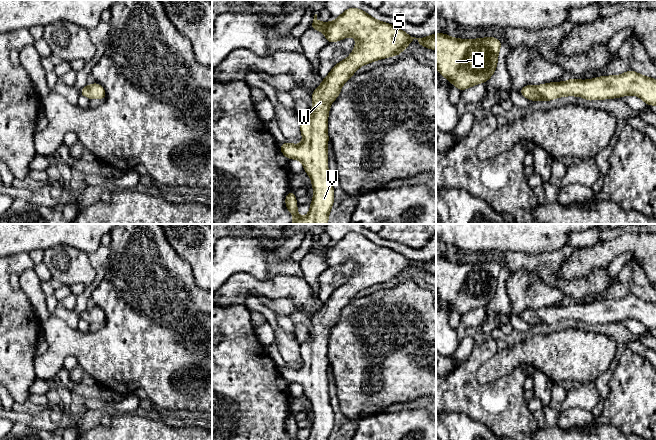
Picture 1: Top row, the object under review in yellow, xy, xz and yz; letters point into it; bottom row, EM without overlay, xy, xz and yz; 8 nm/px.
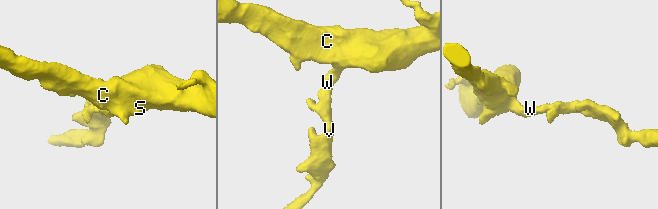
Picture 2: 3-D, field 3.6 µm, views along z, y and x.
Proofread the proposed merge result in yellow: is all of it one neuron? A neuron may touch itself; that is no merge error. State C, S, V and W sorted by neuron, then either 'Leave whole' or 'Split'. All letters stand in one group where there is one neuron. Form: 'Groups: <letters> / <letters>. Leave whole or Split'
Groups: C S V W. Leave whole

